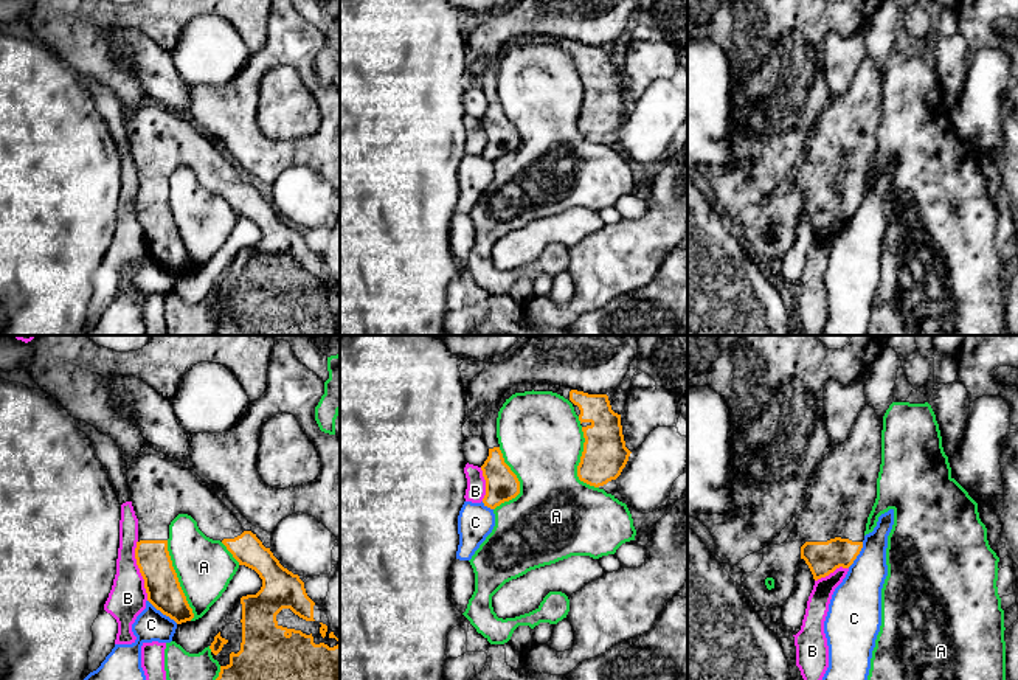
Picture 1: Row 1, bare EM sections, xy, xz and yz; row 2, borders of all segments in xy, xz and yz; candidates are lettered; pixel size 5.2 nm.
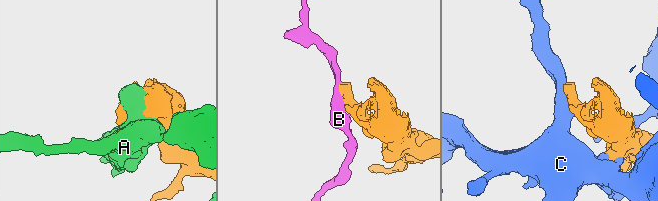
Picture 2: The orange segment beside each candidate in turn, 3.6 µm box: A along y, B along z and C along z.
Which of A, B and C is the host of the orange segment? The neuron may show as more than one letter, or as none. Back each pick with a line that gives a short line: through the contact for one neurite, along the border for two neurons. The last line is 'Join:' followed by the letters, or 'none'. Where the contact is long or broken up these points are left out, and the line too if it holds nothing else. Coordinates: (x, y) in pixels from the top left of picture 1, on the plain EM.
Join: none

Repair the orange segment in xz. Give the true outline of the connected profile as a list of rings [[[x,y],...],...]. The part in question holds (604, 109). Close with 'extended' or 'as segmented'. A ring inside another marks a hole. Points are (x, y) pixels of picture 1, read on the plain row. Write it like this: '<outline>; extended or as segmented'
[[[549,36],[549,43],[568,51],[583,84],[583,104],[577,118],[580,134],[599,140],[616,132],[625,120],[630,102],[625,99],[621,67],[611,62],[607,47],[588,47],[571,39]]]; extended

